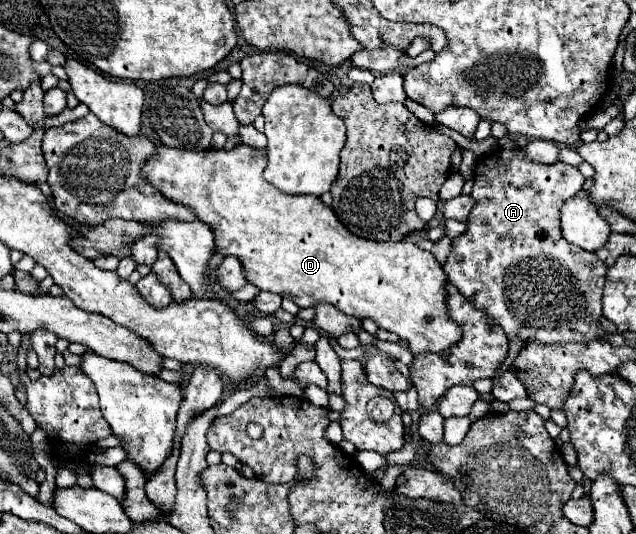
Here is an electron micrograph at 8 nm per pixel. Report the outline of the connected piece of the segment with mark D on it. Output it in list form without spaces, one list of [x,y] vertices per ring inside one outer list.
[[[236,144],[232,150],[176,150],[156,146],[156,154],[148,158],[142,174],[144,180],[160,190],[168,200],[192,208],[194,216],[208,224],[214,232],[216,252],[236,256],[244,264],[244,274],[250,284],[278,296],[292,298],[300,308],[310,308],[316,302],[328,302],[340,312],[356,318],[372,318],[380,328],[408,340],[410,352],[440,352],[444,354],[460,340],[462,330],[446,316],[446,276],[436,258],[410,242],[372,242],[348,232],[334,216],[330,206],[324,206],[318,196],[290,196],[264,180],[268,156],[246,144]]]

